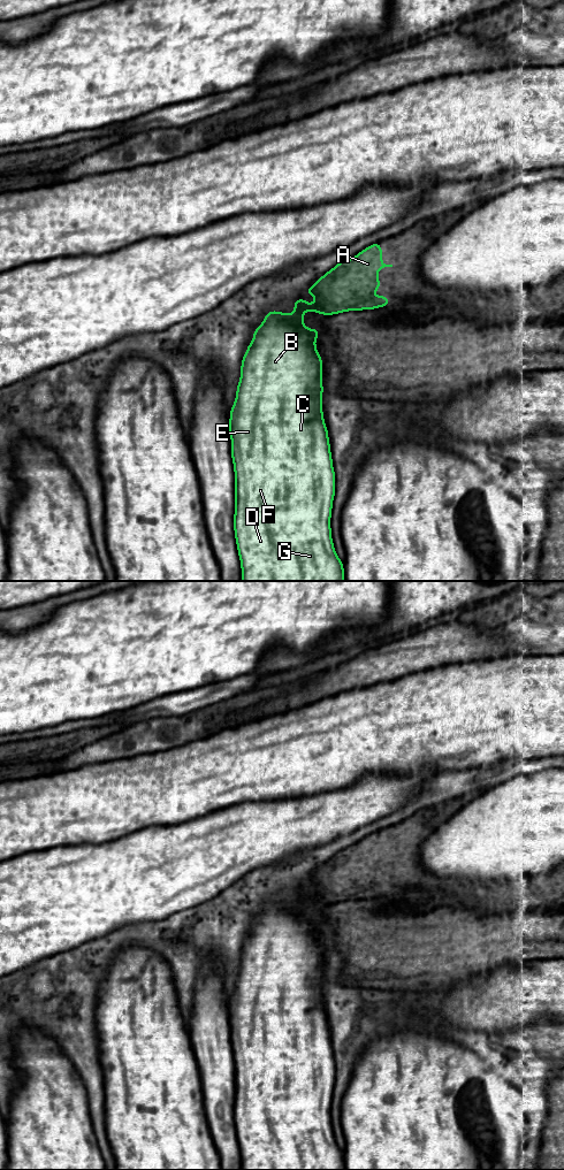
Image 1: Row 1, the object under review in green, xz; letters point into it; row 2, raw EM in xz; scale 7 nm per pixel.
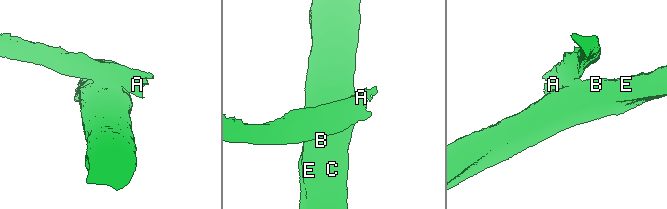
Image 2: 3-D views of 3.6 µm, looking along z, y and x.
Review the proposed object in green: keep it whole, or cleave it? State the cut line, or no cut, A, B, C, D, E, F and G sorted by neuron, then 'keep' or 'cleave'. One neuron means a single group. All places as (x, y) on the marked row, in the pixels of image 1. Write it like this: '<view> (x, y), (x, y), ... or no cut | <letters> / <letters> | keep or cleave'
xz (295, 310), (300, 318) | A / B C D E F G | cleave

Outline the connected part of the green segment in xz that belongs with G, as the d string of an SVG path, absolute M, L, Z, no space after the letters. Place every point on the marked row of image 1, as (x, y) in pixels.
M269 311L265 315L262 323L253 331L253 339L242 359L241 378L237 384L236 398L230 408L229 418L231 459L235 472L234 532L241 560L242 581L344 581L343 561L336 555L330 527L333 500L335 497L335 471L333 467L328 429L322 414L323 365L315 346L315 341L320 331L318 328L306 328L304 321L296 311L292 314Z

